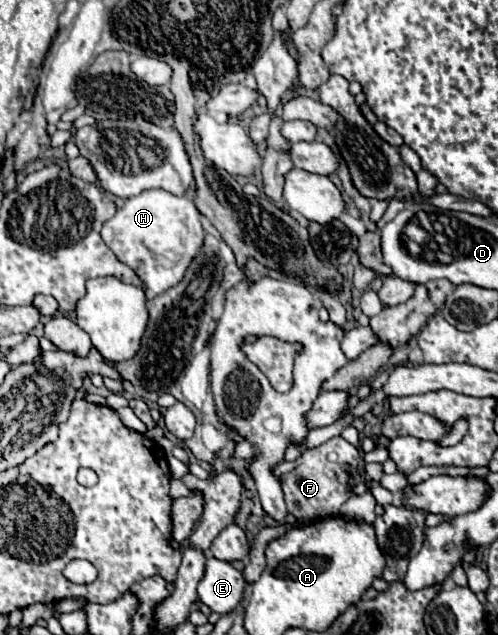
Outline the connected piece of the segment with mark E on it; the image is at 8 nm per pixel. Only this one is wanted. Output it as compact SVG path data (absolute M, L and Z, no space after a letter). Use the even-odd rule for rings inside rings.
M207 556L205 574L197 586L199 600L217 614L235 610L243 600L245 578L229 562Z

